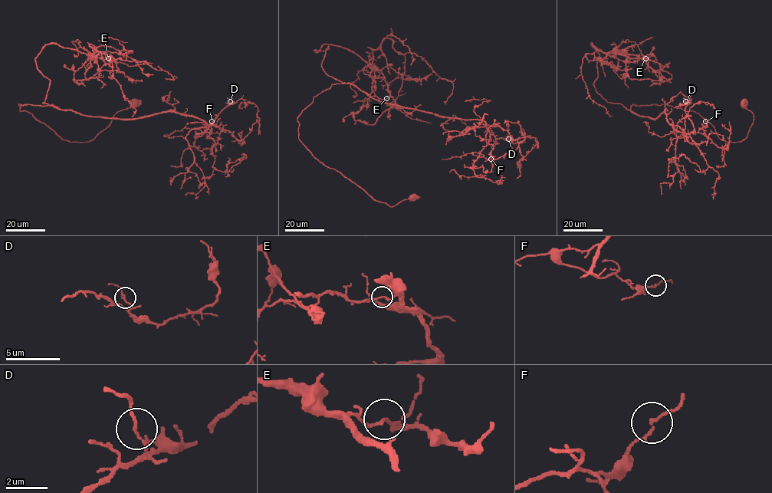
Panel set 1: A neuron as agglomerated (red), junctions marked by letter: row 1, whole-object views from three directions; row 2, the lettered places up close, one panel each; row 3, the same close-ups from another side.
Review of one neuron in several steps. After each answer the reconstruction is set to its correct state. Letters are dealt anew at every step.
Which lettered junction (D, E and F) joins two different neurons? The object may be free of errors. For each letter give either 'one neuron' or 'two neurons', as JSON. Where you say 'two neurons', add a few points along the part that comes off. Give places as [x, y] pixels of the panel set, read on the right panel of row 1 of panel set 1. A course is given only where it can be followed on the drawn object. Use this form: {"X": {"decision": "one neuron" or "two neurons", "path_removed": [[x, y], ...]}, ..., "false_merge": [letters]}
{"D": {"decision": "one neuron"}, "E": {"decision": "two neurons", "path_removed": [[645, 58], [630, 58], [597, 49], [585, 56], [589, 60], [599, 59], [625, 70], [629, 79], [651, 80]]}, "F": {"decision": "one neuron"}, "false_merge": ["E"]}

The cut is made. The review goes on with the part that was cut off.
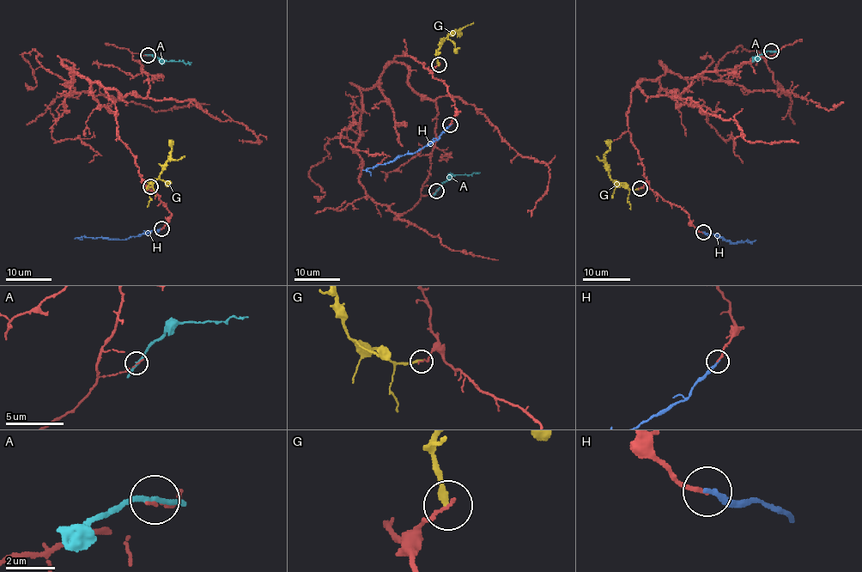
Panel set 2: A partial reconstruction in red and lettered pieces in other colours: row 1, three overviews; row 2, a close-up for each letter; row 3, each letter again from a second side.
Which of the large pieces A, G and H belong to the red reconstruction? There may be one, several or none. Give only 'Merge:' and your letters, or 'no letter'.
Merge: H

